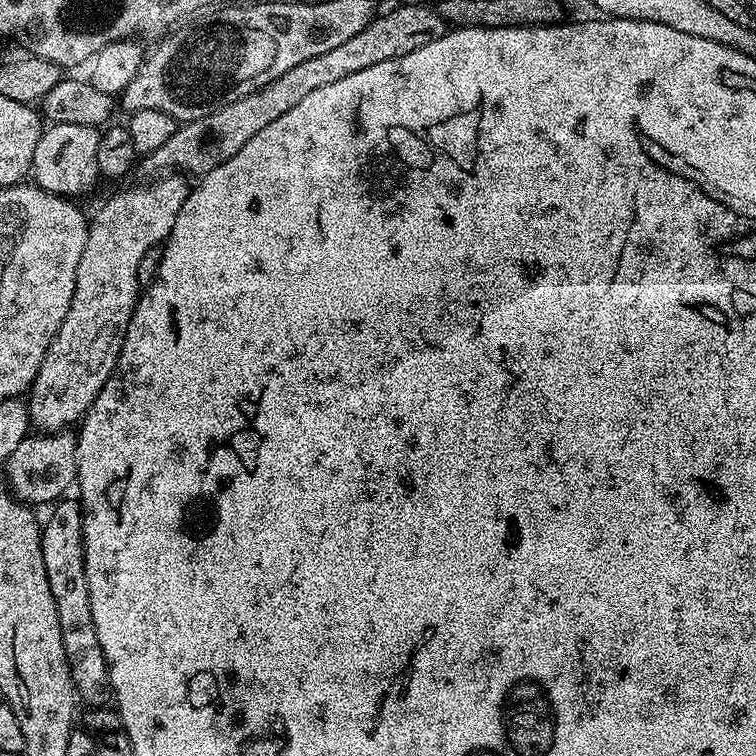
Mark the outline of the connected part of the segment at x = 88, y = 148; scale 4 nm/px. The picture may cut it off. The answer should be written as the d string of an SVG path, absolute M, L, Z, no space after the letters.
M52 124L40 133L38 146L34 146L31 179L37 188L44 188L56 196L80 198L101 179L98 170L98 142L101 129L94 126L70 126Z

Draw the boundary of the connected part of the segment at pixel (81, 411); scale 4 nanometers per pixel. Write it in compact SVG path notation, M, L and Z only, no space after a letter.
M164 174L140 183L144 184L110 197L96 217L91 217L86 250L78 258L72 305L26 396L28 418L37 433L68 430L83 420L102 386L116 371L120 346L142 291L138 266L146 250L163 245L170 230L174 230L178 210L182 210L190 191L189 181L180 174Z

